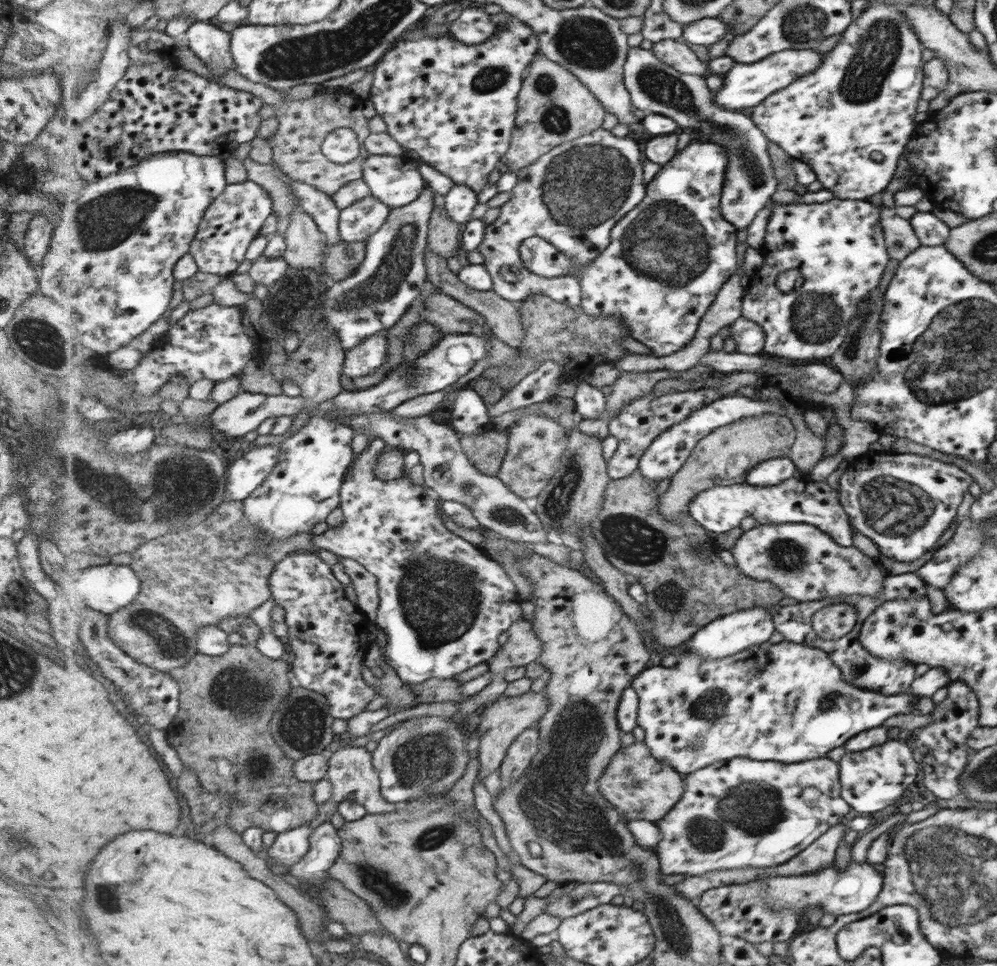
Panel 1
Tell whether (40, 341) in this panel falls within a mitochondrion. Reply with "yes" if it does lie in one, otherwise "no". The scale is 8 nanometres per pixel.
yes

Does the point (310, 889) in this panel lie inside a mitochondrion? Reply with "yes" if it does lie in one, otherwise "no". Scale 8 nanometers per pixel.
no

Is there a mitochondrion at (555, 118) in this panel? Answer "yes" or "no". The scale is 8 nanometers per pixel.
yes

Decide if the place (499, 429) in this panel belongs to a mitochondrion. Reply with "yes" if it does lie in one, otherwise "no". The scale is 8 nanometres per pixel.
no

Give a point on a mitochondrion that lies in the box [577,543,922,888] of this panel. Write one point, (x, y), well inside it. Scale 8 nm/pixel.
(755, 808)

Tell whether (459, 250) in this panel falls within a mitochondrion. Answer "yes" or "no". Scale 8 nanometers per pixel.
no

